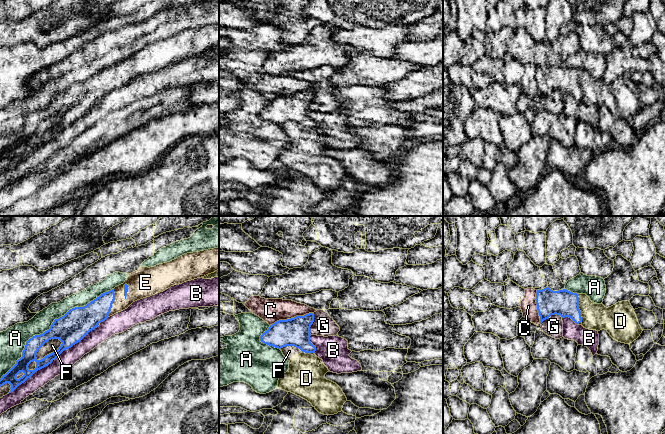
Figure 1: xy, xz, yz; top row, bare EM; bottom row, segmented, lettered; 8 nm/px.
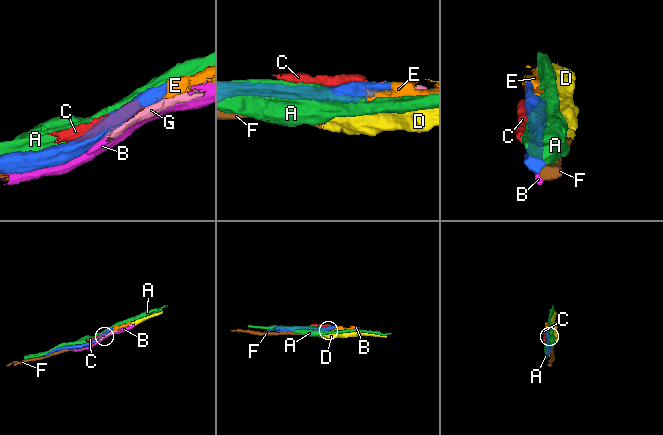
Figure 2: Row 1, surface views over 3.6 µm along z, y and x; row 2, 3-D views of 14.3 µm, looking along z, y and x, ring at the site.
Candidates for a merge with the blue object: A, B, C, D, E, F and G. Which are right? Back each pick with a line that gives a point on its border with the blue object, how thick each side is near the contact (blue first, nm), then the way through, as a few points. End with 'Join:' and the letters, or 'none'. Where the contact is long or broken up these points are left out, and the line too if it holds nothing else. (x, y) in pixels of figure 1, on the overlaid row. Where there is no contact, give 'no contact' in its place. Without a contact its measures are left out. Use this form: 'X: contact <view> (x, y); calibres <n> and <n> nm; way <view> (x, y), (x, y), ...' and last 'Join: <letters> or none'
E: contact xy (112, 303); calibres 200 and 180 nm
Join: E

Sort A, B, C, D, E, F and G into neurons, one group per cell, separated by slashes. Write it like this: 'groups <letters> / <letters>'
groups A / B / C / D F / E / G

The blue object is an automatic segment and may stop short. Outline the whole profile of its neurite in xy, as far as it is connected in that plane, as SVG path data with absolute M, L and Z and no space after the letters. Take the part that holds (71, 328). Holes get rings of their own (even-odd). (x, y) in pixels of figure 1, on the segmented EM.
M219 248L187 253L170 262L150 268L141 267L139 270L129 274L123 284L101 294L84 307L70 309L64 316L55 319L49 330L30 338L26 342L22 357L18 359L16 364L0 379L0 387L9 383L11 385L9 393L13 392L35 372L51 364L64 350L80 342L90 331L98 327L101 322L127 309L133 302L163 292L171 286L204 277L217 270L219 270ZM51 339L59 339L62 342L61 346L57 351L38 360L36 358L38 350Z

